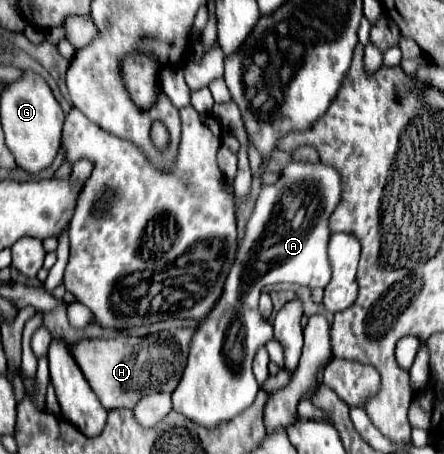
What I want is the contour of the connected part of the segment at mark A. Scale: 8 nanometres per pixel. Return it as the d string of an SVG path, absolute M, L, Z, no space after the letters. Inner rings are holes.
M291 161L283 167L283 173L275 185L265 185L261 189L255 209L247 221L245 237L239 243L235 263L227 275L223 293L217 299L215 307L209 311L209 315L199 323L199 327L193 333L187 367L183 371L177 389L173 391L175 411L183 413L191 421L197 421L199 425L217 427L221 421L231 421L233 417L237 417L243 409L247 409L255 401L259 385L251 373L251 363L257 349L265 345L269 339L273 339L271 323L267 323L257 309L261 289L285 281L309 289L327 285L331 277L331 265L327 257L327 243L331 237L329 217L333 215L339 201L341 201L341 175L337 173L335 167L325 165L321 161L319 163Z

